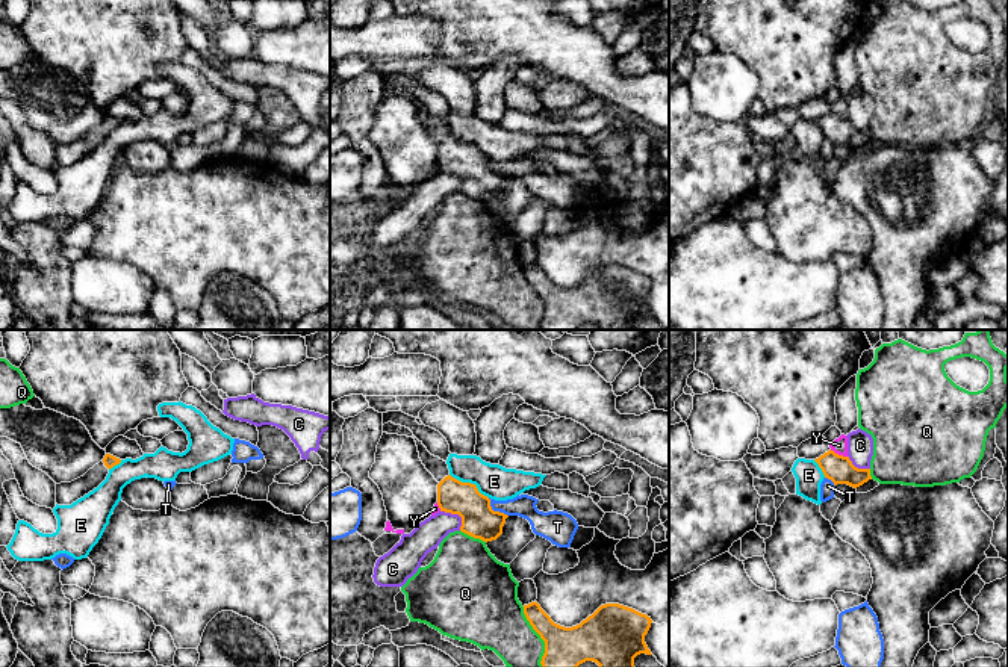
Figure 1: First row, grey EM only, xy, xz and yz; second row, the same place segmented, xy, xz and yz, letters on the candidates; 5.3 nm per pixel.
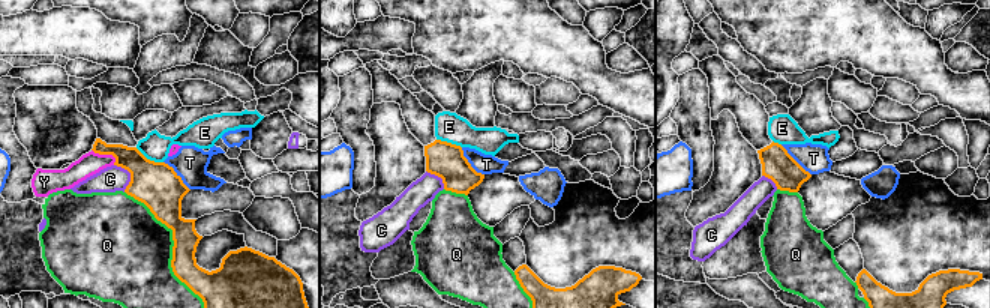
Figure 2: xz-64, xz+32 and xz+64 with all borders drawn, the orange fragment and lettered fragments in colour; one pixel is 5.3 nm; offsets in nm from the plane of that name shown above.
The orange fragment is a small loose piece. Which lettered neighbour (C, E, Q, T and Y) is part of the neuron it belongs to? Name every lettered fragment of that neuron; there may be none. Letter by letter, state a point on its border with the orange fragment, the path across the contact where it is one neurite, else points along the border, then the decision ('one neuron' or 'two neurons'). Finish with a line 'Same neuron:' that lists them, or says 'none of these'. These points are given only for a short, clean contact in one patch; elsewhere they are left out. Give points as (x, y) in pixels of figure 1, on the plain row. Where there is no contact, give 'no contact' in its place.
C: xz (457, 174) | two neurons
E: xz (469, 144) | along xz (450, 135), (462, 142), (472, 144), (488, 159) | two neurons
Q: xz (541, 298) | two neurons
T: xz (495, 173) | two neurons
Y: yz (837, 115) | two neurons
Same neuron: none of these

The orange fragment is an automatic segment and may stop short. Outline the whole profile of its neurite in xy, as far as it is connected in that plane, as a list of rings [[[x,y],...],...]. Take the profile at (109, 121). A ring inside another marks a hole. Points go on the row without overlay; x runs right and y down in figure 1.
[[[106,115],[104,119],[92,130],[89,130],[83,138],[71,144],[56,145],[56,165],[71,166],[77,160],[83,159],[97,150],[106,141],[109,132],[120,124],[120,119]]]

